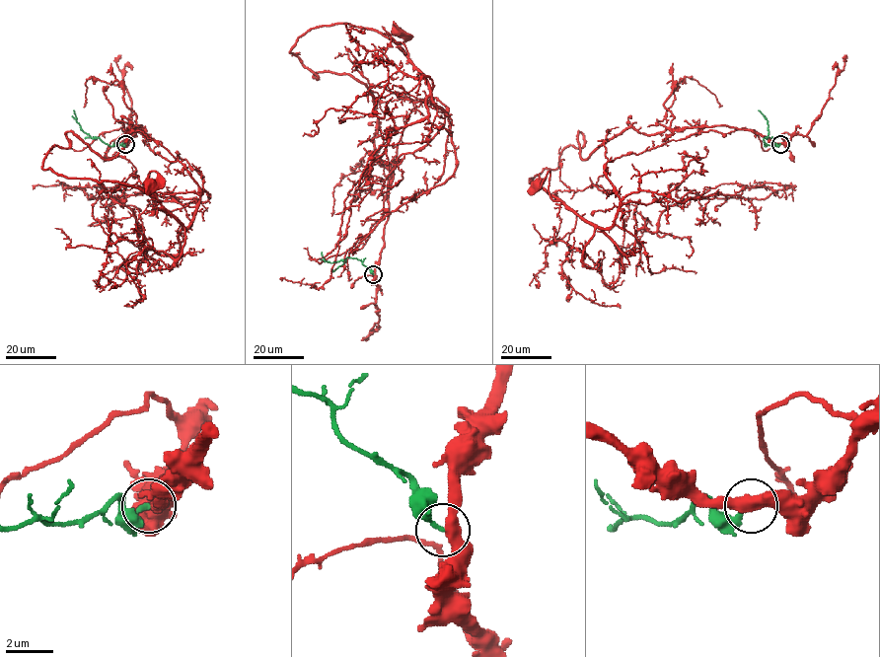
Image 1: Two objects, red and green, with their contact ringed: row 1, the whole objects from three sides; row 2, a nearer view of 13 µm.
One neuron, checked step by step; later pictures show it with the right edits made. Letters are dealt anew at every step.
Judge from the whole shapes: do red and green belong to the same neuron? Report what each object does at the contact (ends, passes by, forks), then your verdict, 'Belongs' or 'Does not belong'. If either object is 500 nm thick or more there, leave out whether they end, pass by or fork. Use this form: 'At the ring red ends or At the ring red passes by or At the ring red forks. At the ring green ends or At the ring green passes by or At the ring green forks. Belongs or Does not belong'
At the ring red passes by. At the ring green ends. Does not belong

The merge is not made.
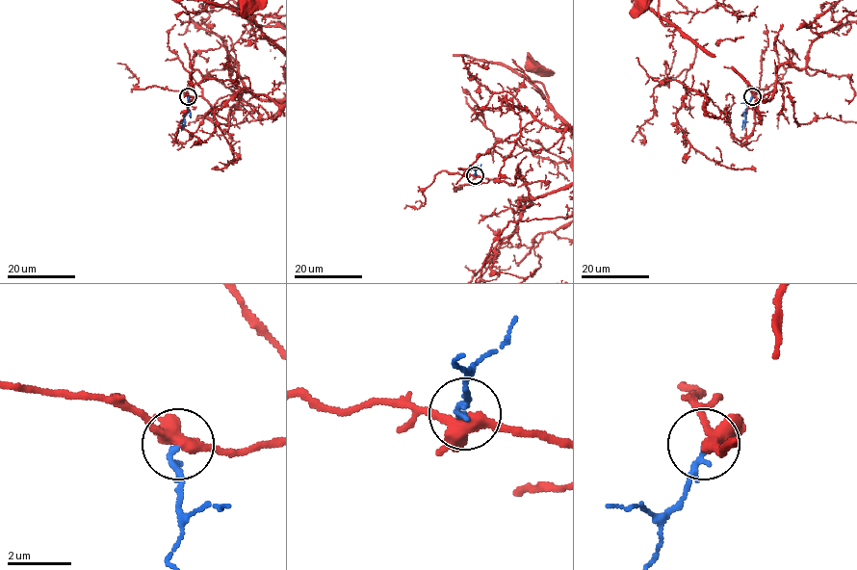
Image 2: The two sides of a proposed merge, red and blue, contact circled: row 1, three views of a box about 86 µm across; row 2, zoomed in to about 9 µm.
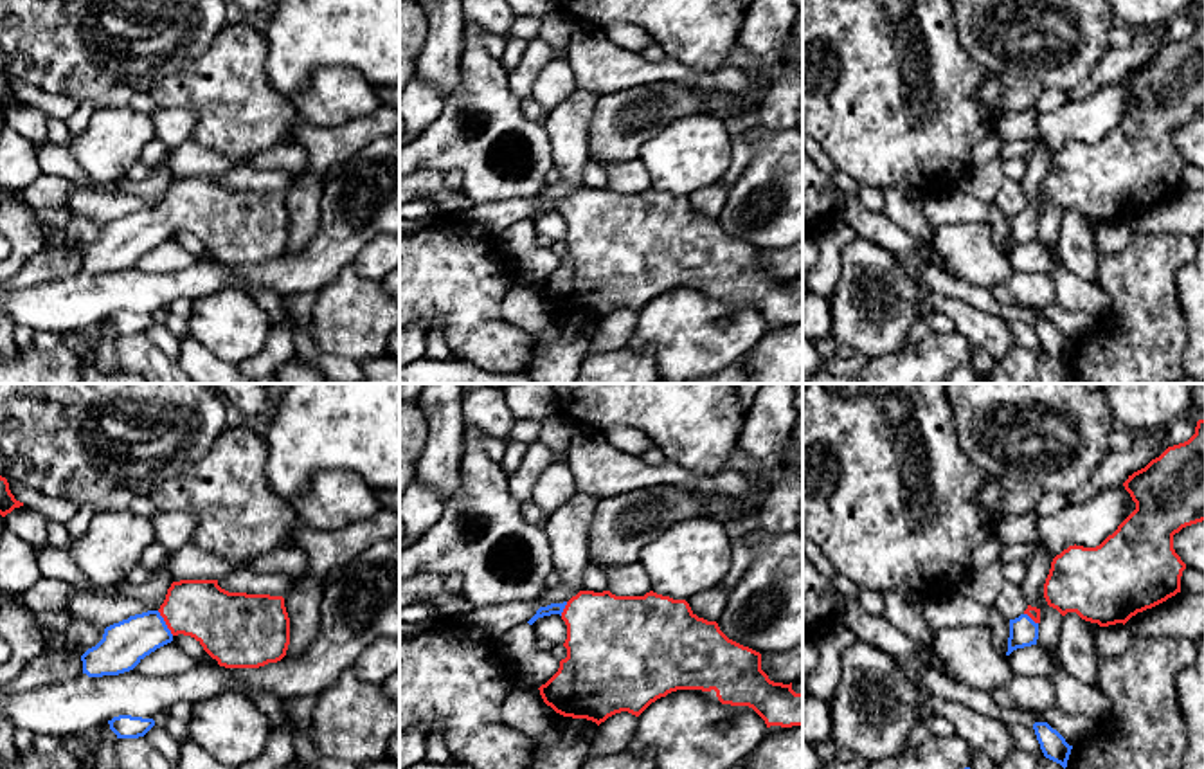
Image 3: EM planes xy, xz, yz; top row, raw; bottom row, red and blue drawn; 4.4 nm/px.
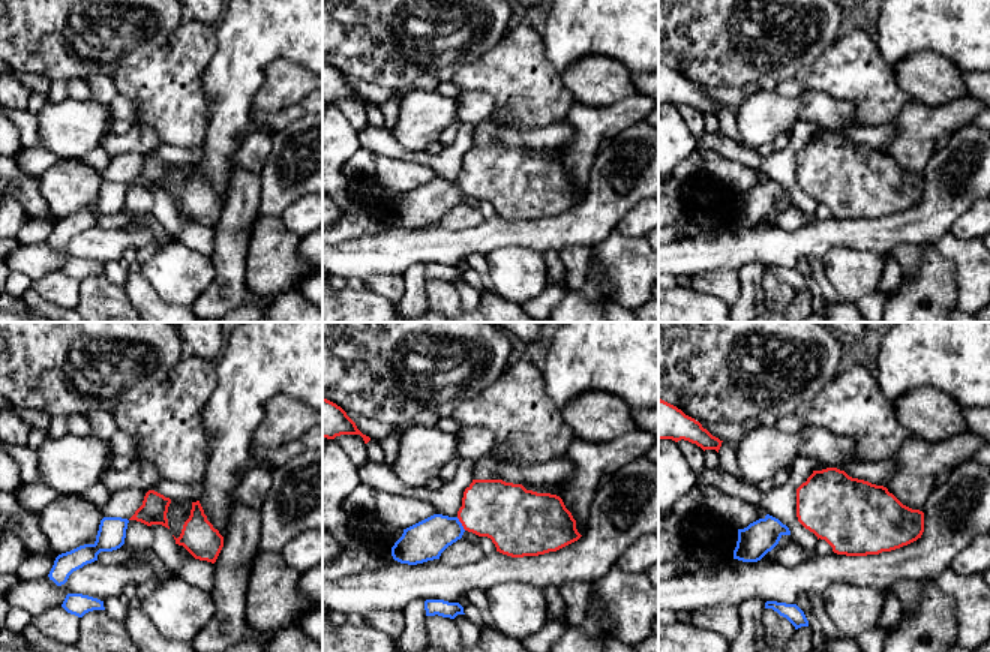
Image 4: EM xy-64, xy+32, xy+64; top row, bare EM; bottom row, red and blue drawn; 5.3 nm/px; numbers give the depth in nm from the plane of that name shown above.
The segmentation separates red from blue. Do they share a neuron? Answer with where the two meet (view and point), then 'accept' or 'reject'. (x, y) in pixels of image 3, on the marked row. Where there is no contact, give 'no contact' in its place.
meets red in xy at (166, 624); accept

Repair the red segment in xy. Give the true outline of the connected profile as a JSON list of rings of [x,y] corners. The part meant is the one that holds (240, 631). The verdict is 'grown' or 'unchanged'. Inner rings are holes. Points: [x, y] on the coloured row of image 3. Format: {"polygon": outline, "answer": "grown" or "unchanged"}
{"polygon": [[[218,580],[173,582],[158,611],[135,614],[104,629],[103,639],[81,656],[83,674],[103,677],[130,672],[178,634],[194,638],[220,666],[259,668],[286,656],[290,618],[283,596],[229,593]]], "answer": "grown"}

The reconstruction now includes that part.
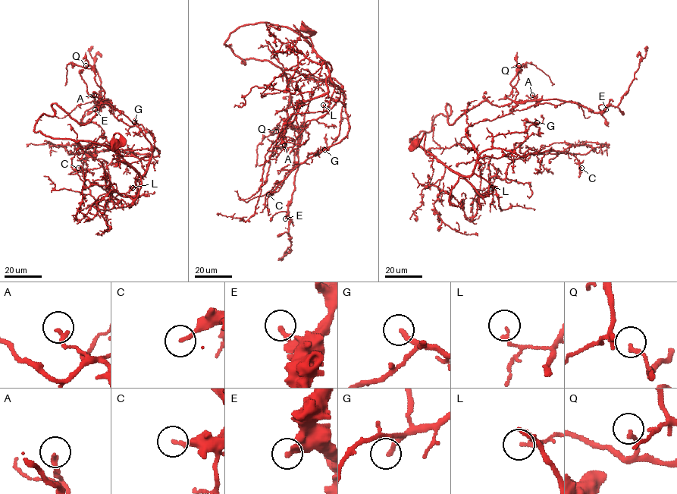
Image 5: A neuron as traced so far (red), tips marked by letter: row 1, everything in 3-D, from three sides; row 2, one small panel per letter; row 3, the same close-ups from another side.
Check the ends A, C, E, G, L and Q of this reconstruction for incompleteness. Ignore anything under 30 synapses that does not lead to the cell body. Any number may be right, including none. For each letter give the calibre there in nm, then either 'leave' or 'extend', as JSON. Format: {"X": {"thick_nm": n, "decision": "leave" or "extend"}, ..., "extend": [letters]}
{"A": {"thick_nm": 200, "decision": "leave"}, "C": {"thick_nm": 180, "decision": "leave"}, "E": {"thick_nm": 240, "decision": "leave"}, "G": {"thick_nm": 240, "decision": "extend"}, "L": {"thick_nm": 160, "decision": "leave"}, "Q": {"thick_nm": 170, "decision": "leave"}, "extend": ["G"]}

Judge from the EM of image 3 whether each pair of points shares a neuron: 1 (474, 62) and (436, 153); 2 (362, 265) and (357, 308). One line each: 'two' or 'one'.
1: one
2: two

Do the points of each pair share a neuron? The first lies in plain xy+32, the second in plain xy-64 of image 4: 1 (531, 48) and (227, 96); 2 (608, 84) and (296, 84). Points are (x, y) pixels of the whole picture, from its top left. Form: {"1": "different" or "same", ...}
{"1": "different", "2": "same"}

